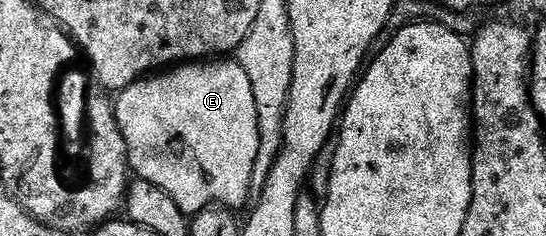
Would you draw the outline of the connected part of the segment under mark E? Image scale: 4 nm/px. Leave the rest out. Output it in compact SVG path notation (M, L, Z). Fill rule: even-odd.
M203 59L197 63L179 64L169 71L159 72L157 75L147 75L117 94L114 101L114 114L118 120L120 131L124 135L126 154L130 160L133 176L139 181L156 183L156 187L160 187L165 193L172 195L176 207L180 207L182 213L193 215L211 207L238 211L238 208L249 199L254 183L254 160L260 151L260 131L256 115L256 95L252 95L252 82L248 80L248 74L244 72L244 67L240 67L237 59Z

